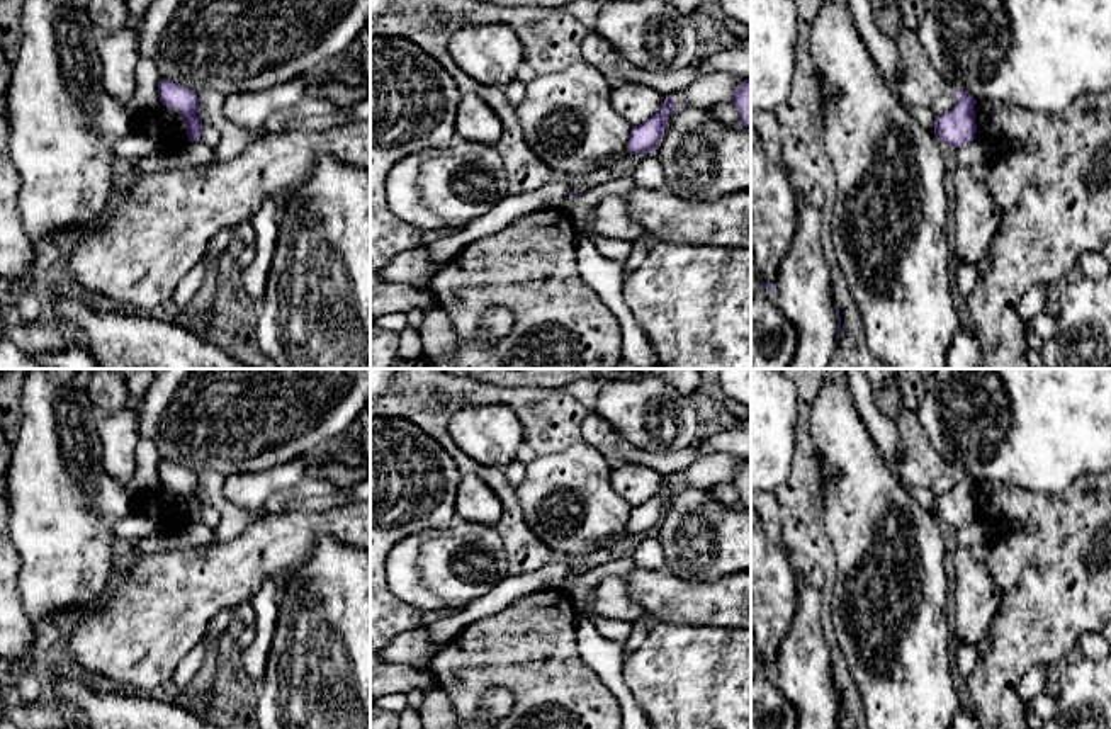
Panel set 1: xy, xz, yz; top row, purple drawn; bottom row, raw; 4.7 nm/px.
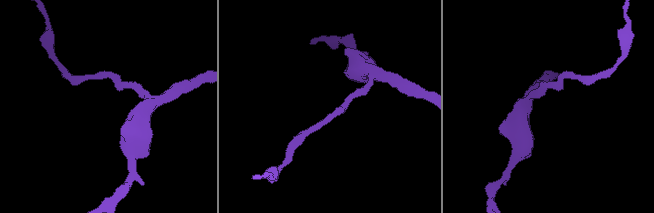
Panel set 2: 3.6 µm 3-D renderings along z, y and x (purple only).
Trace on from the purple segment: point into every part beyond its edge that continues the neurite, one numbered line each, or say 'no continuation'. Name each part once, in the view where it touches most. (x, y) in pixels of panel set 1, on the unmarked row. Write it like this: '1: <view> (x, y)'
no continuation

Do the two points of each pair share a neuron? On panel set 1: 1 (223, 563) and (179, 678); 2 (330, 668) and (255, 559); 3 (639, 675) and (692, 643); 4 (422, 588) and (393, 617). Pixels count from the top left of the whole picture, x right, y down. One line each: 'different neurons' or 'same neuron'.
1: different neurons
2: different neurons
3: same neuron
4: different neurons

